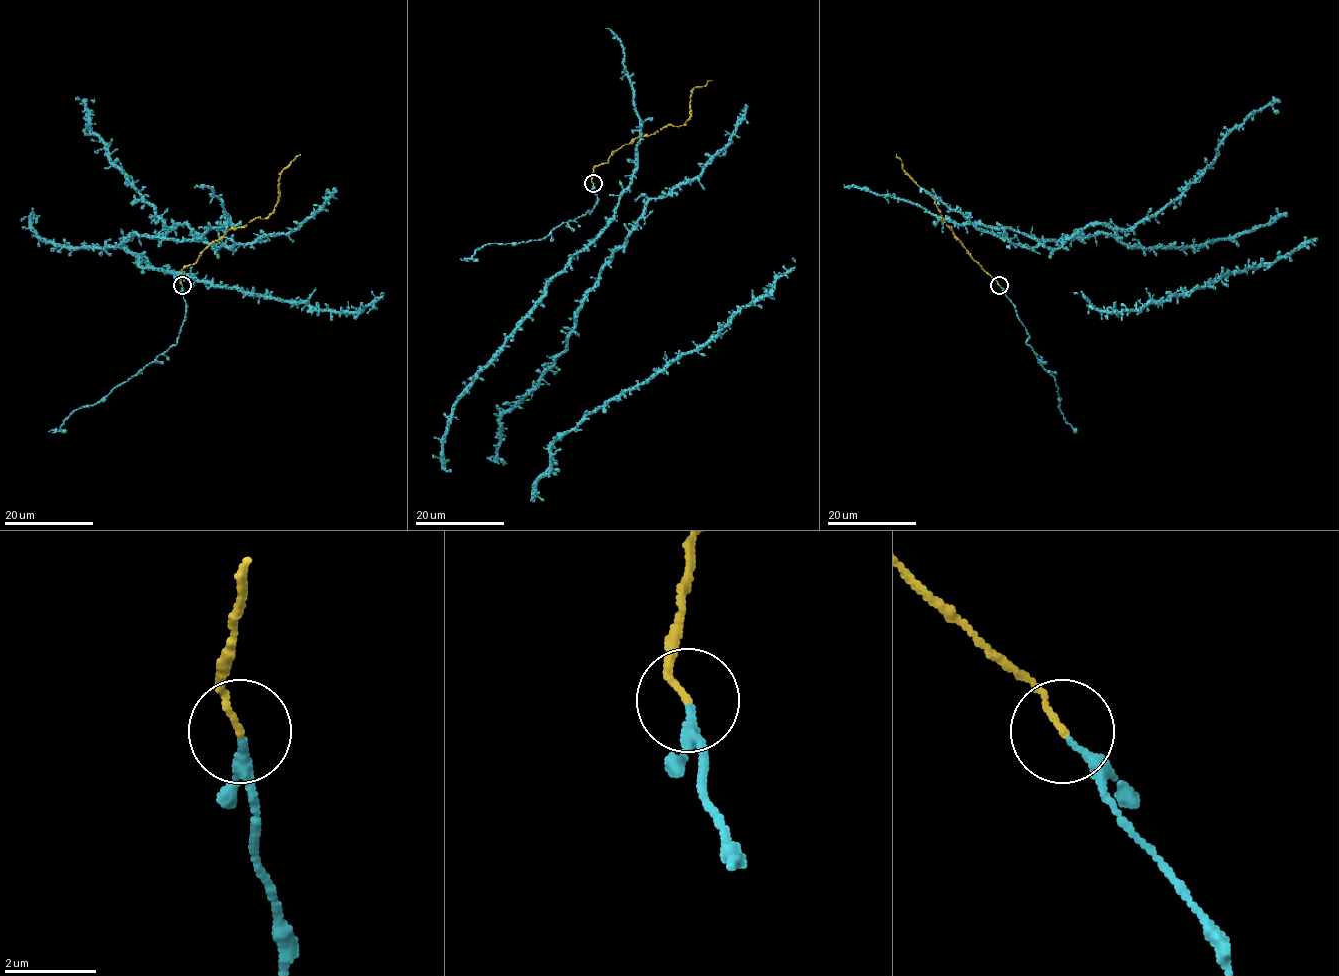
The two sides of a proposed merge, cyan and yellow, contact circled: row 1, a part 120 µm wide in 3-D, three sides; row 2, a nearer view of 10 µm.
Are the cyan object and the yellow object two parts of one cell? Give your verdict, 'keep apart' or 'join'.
join

